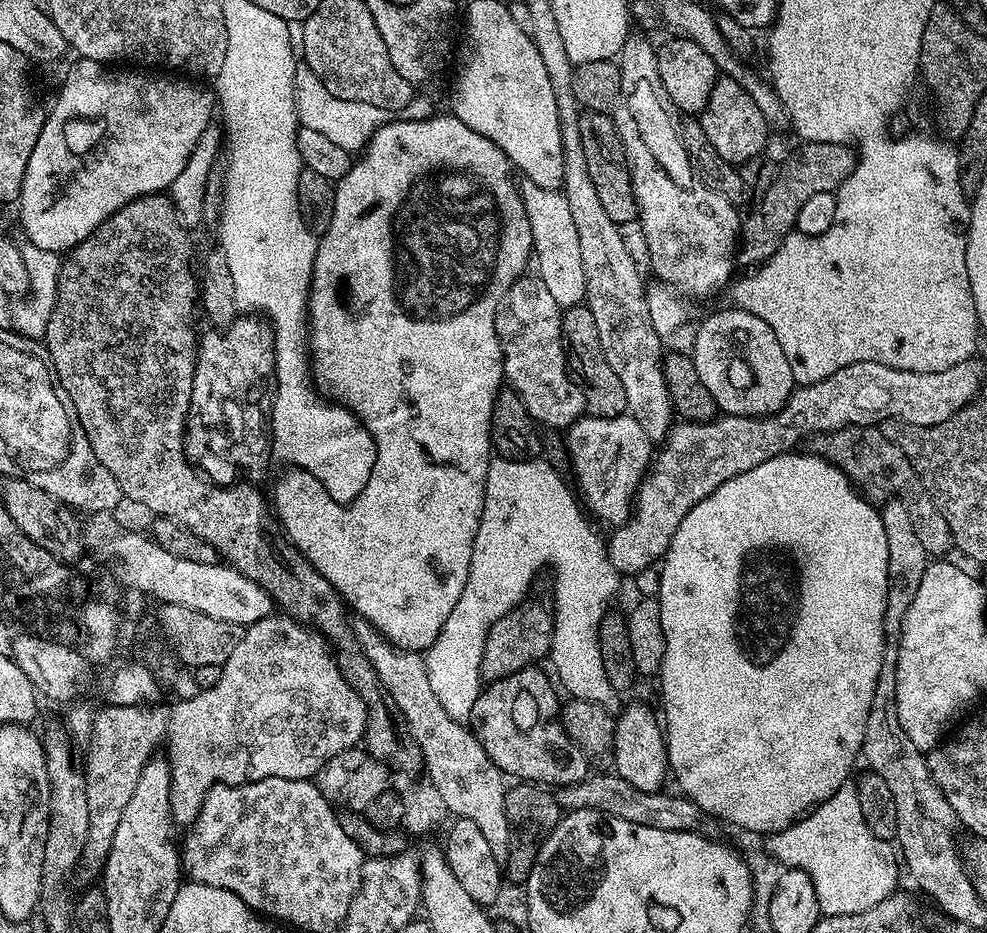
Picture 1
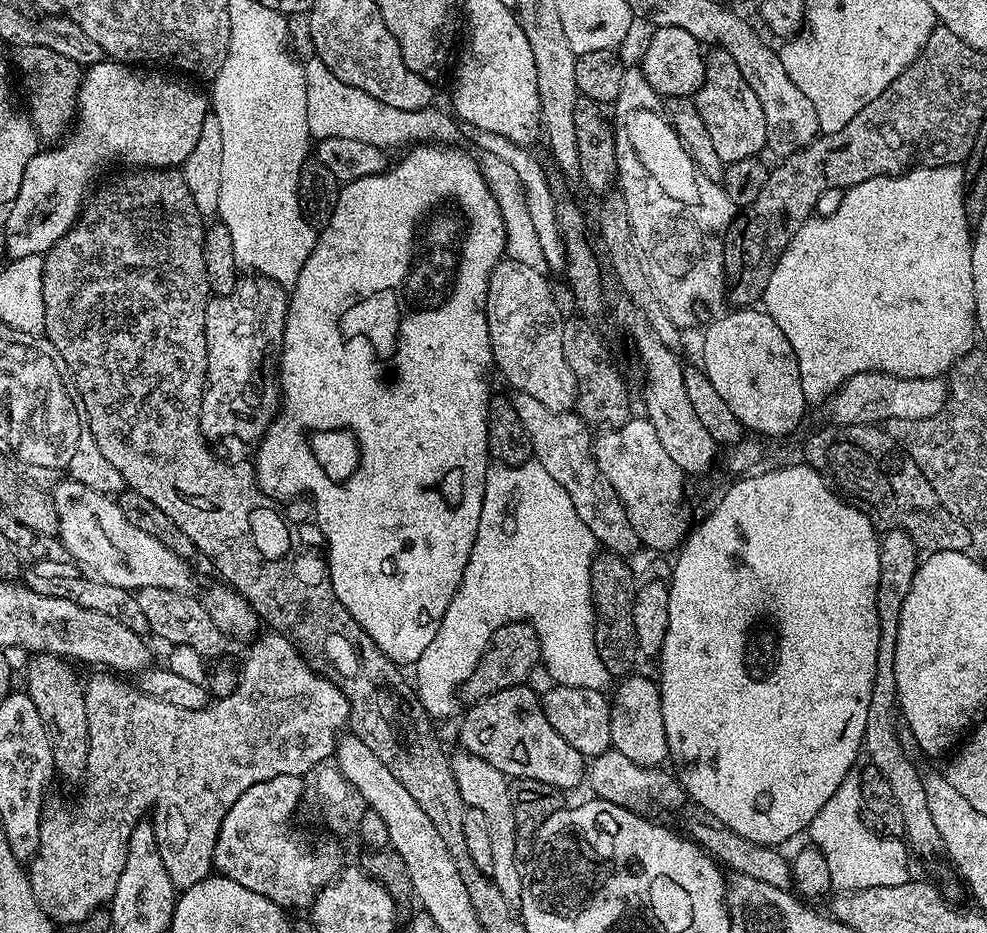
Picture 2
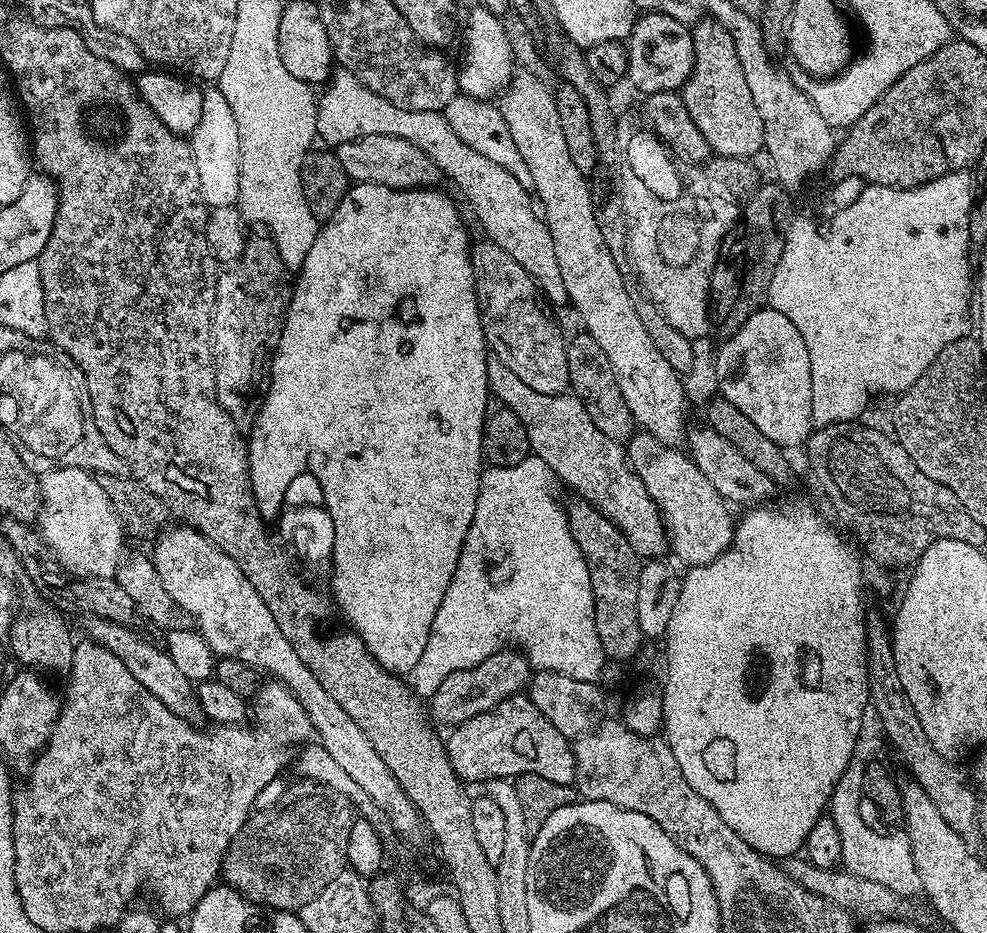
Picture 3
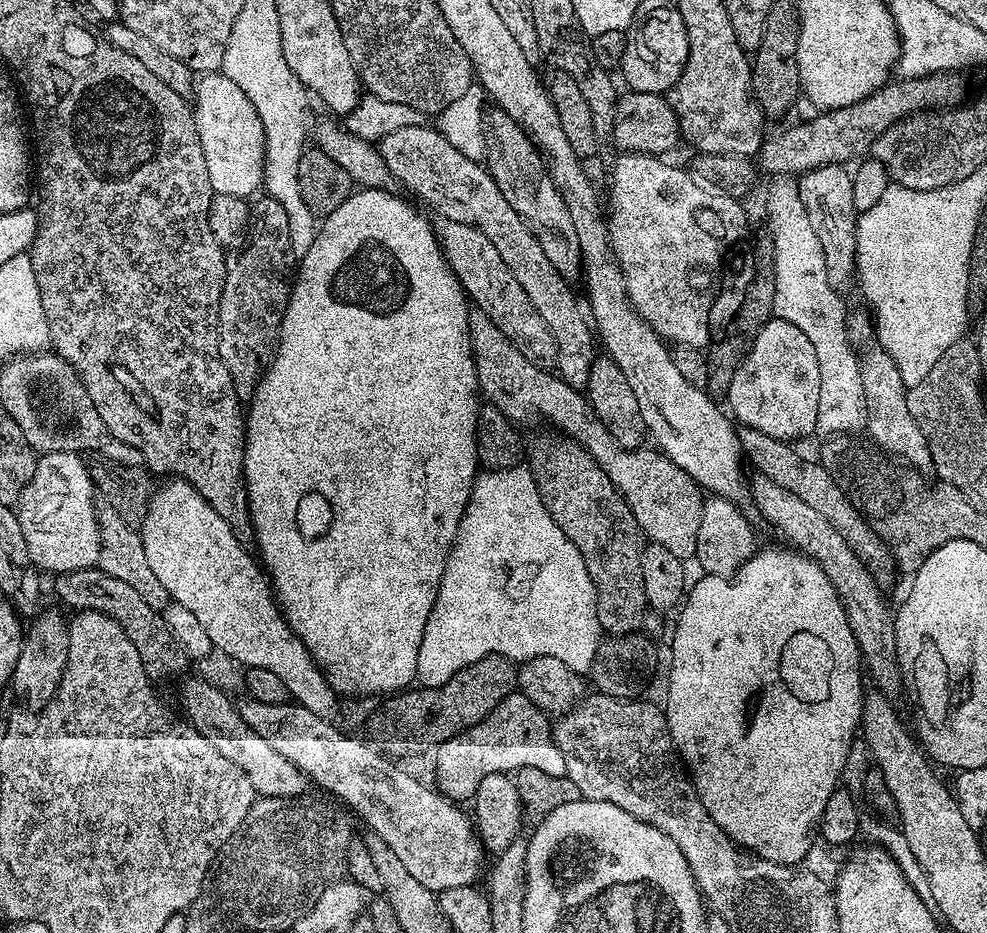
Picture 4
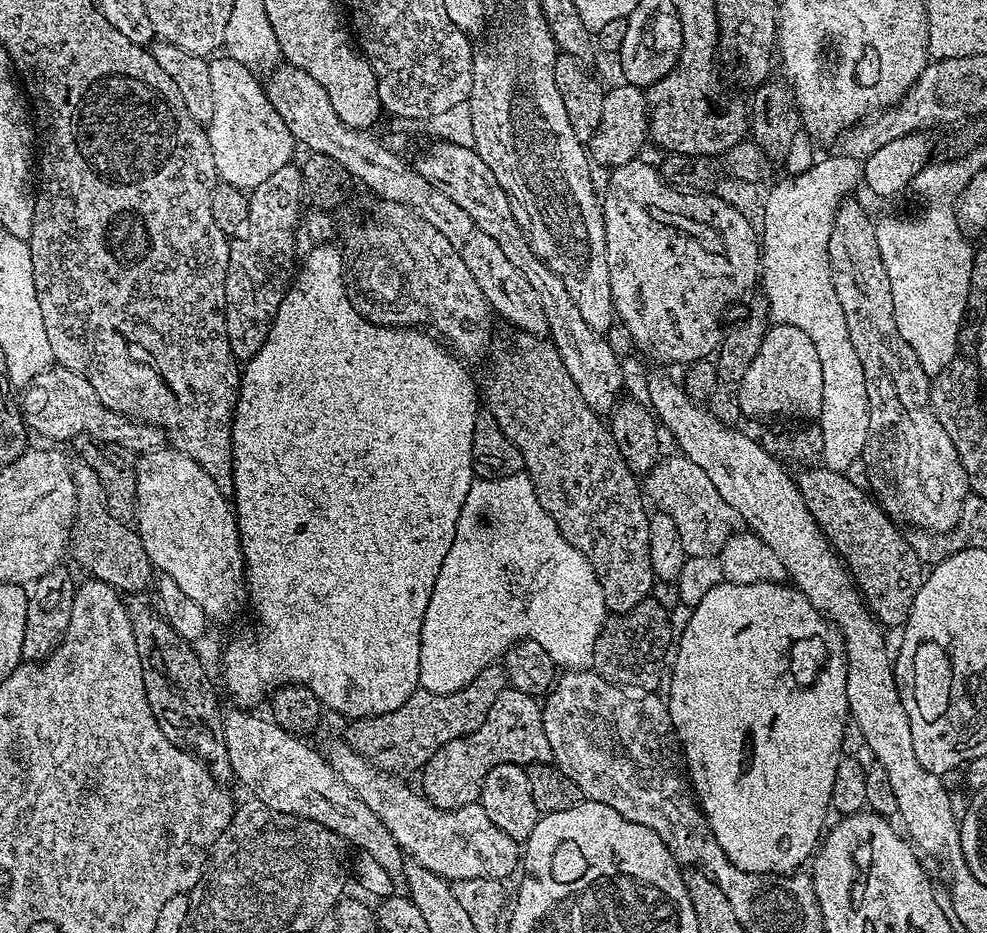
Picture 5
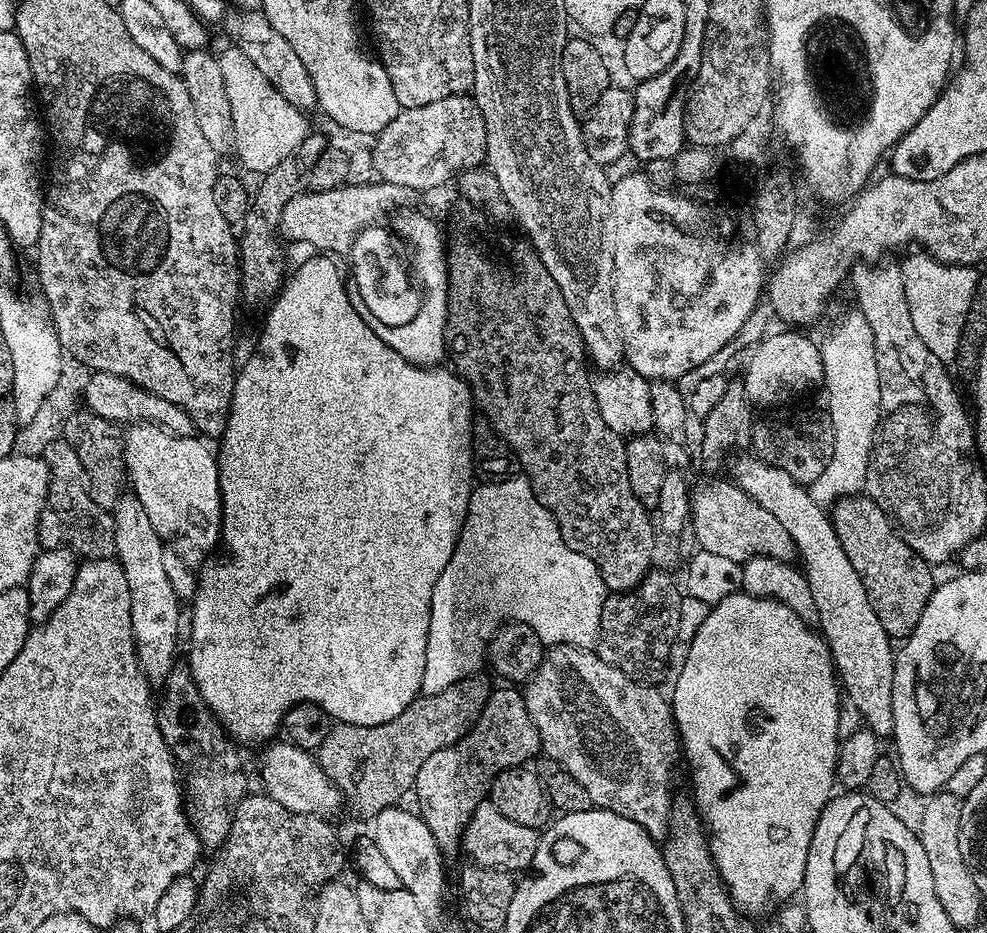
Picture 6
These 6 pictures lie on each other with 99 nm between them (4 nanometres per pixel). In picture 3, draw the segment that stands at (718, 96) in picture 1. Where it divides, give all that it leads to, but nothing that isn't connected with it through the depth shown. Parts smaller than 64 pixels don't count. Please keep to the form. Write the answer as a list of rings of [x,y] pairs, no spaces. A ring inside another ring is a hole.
[[[711,18],[696,21],[691,29],[694,66],[682,89],[686,111],[715,155],[755,157],[755,152],[764,148],[762,114],[754,106],[742,62],[738,62],[738,50],[734,50],[734,38],[730,38],[726,26]]]

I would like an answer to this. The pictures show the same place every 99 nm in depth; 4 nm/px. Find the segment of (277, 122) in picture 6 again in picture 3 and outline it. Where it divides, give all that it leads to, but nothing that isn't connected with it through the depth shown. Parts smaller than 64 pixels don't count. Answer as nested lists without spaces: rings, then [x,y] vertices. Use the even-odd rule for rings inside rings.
[[[208,86],[203,89],[202,118],[190,134],[194,162],[198,166],[198,182],[204,195],[204,203],[209,209],[230,206],[238,201],[238,174],[240,173],[240,135],[238,122],[221,94],[219,87]]]

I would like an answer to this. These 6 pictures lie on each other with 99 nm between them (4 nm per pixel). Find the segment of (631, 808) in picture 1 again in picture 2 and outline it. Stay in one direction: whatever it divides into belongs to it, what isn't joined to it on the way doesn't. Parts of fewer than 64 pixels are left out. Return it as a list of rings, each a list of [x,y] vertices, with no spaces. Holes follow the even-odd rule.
[[[692,806],[684,814],[687,835],[721,865],[732,868],[730,870],[733,873],[758,878],[758,882],[767,882],[769,886],[786,889],[793,887],[792,865],[787,855],[780,856],[781,849],[779,847],[750,842],[750,838],[742,838],[742,834],[734,834],[734,830],[730,830],[725,824],[718,822],[718,818],[714,818],[714,814],[710,814],[705,808]]]

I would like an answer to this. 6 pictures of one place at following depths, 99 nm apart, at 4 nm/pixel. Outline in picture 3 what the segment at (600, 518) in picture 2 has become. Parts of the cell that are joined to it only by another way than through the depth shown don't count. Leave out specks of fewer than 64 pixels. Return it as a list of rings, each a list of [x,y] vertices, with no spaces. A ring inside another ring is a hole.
[[[487,364],[487,384],[491,395],[506,406],[510,406],[514,414],[521,419],[526,429],[529,449],[533,455],[541,457],[546,462],[553,475],[570,486],[581,499],[592,504],[599,509],[604,516],[615,522],[627,540],[641,559],[659,559],[665,557],[670,550],[670,541],[667,528],[664,527],[663,517],[660,515],[660,509],[650,498],[649,491],[646,490],[645,483],[638,478],[637,474],[631,468],[627,459],[627,451],[619,442],[603,434],[591,421],[590,414],[576,395],[568,393],[564,398],[544,398],[528,390],[518,378],[514,378],[511,372],[502,368],[500,364]]]

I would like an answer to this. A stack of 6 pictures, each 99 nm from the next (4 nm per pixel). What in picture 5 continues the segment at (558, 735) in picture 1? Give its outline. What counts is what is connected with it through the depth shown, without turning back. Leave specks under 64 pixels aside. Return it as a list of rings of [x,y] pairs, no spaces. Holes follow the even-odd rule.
[[[511,686],[504,688],[494,701],[494,706],[490,706],[486,722],[482,722],[482,726],[474,730],[474,734],[446,742],[446,746],[438,749],[434,758],[424,763],[419,777],[423,795],[436,808],[454,810],[479,801],[482,782],[494,766],[549,763],[552,751],[550,741],[546,738],[546,726],[542,726],[541,707],[541,701],[537,697]]]

